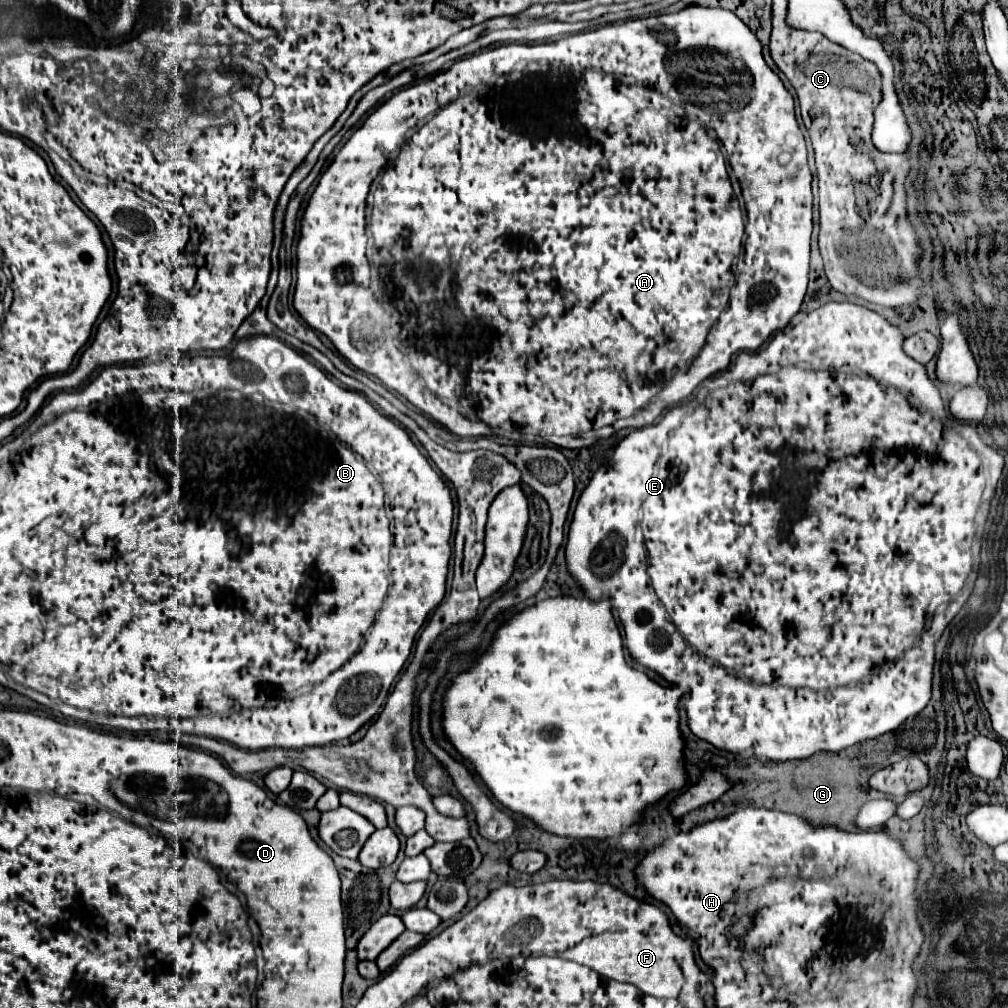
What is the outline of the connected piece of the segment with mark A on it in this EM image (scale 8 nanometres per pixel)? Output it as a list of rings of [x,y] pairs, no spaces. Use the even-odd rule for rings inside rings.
[[[693,5],[693,7],[687,7],[687,9],[683,9],[683,11],[679,11],[679,13],[669,13],[669,15],[653,15],[653,17],[645,17],[645,19],[633,19],[633,21],[625,21],[625,23],[621,23],[621,25],[619,25],[619,23],[613,23],[613,25],[605,25],[605,27],[601,27],[601,29],[597,29],[597,31],[591,31],[591,33],[583,33],[583,35],[571,35],[571,37],[565,37],[565,38],[563,38],[563,39],[560,39],[560,40],[558,40],[558,41],[556,41],[556,42],[553,42],[553,43],[547,43],[547,44],[541,44],[541,43],[539,43],[539,45],[519,45],[519,43],[511,43],[511,45],[501,45],[501,47],[497,47],[497,49],[487,49],[487,51],[481,51],[481,53],[475,53],[475,55],[471,55],[471,57],[467,57],[467,59],[461,59],[461,61],[457,61],[457,63],[455,63],[455,65],[453,65],[453,67],[451,67],[451,69],[447,69],[447,71],[441,71],[441,73],[437,73],[437,75],[433,75],[433,77],[427,77],[427,79],[423,79],[423,81],[421,81],[421,83],[417,83],[417,85],[411,85],[411,87],[407,87],[407,89],[403,89],[403,91],[399,91],[399,93],[395,93],[395,95],[393,95],[393,97],[389,97],[389,99],[387,99],[387,101],[385,101],[385,103],[381,103],[381,105],[379,105],[379,107],[377,107],[377,109],[375,109],[375,111],[373,111],[373,113],[371,113],[371,115],[369,115],[369,117],[367,117],[367,119],[365,119],[365,123],[363,123],[363,125],[361,125],[361,127],[359,127],[359,129],[357,129],[357,131],[355,131],[355,133],[353,133],[353,135],[351,135],[351,139],[349,139],[349,141],[347,141],[347,143],[345,143],[345,145],[343,145],[343,147],[341,147],[341,151],[339,151],[339,153],[337,153],[337,155],[335,155],[335,159],[333,159],[333,163],[331,163],[331,165],[329,165],[329,167],[327,167],[327,171],[325,171],[325,173],[323,173],[323,175],[321,175],[321,179],[319,179],[319,183],[317,183],[317,187],[315,187],[315,191],[313,191],[313,195],[311,195],[311,199],[309,199],[309,205],[307,205],[307,209],[305,209],[305,215],[303,215],[303,221],[301,221],[301,239],[299,239],[299,245],[297,245],[297,285],[295,285],[295,297],[293,297],[293,305],[295,305],[295,309],[297,309],[297,313],[299,313],[299,315],[301,315],[301,317],[303,317],[303,321],[305,321],[305,323],[307,323],[307,325],[309,325],[309,327],[311,327],[311,329],[315,329],[315,331],[319,331],[319,333],[323,333],[323,335],[327,335],[327,337],[329,337],[329,339],[331,339],[331,341],[333,341],[333,345],[335,345],[335,347],[337,347],[337,351],[339,351],[339,353],[341,353],[341,355],[343,355],[343,357],[345,357],[345,359],[347,359],[347,361],[349,361],[349,363],[351,363],[351,365],[353,365],[353,367],[357,367],[357,369],[359,369],[359,371],[365,371],[365,373],[369,373],[369,375],[373,375],[373,377],[377,377],[377,379],[379,379],[379,381],[383,381],[383,385],[385,385],[385,387],[387,387],[387,389],[393,389],[393,391],[397,391],[397,393],[399,393],[399,395],[403,395],[403,397],[405,397],[405,399],[407,399],[407,401],[409,401],[409,403],[413,403],[413,405],[415,405],[415,407],[417,407],[417,409],[419,409],[419,411],[423,411],[423,413],[425,413],[425,415],[429,415],[429,417],[433,417],[433,419],[435,419],[435,421],[439,421],[439,423],[441,423],[441,425],[443,425],[443,427],[447,427],[447,429],[449,429],[449,431],[451,431],[451,433],[453,433],[453,435],[457,435],[457,437],[483,437],[483,435],[485,435],[485,437],[487,437],[487,435],[493,435],[493,433],[495,433],[495,435],[499,435],[499,437],[505,437],[505,439],[511,439],[511,441],[531,441],[531,439],[533,439],[533,437],[545,437],[545,435],[583,435],[583,433],[587,433],[587,431],[591,431],[591,429],[599,429],[599,427],[605,427],[605,425],[613,425],[613,423],[615,423],[615,421],[617,421],[617,419],[625,419],[625,417],[631,417],[631,415],[635,415],[635,413],[637,413],[637,411],[639,411],[639,409],[641,409],[641,407],[645,407],[645,405],[647,405],[647,403],[649,403],[649,405],[647,405],[647,407],[645,407],[645,409],[643,409],[643,413],[641,413],[641,415],[637,415],[637,421],[639,421],[639,417],[643,417],[643,425],[649,425],[649,423],[653,423],[653,419],[655,419],[655,417],[657,417],[657,415],[659,415],[659,413],[661,413],[661,411],[663,411],[663,409],[665,409],[665,407],[667,407],[667,405],[671,405],[671,403],[677,403],[677,404],[675,404],[675,405],[673,405],[673,416],[675,416],[675,417],[677,417],[677,416],[678,416],[678,422],[681,422],[681,417],[685,417],[685,414],[686,414],[686,412],[688,412],[688,411],[686,411],[686,407],[687,407],[687,406],[686,406],[686,405],[688,405],[688,404],[689,404],[689,403],[690,403],[690,401],[689,401],[689,400],[690,400],[690,396],[689,396],[689,397],[688,397],[688,398],[686,398],[686,399],[685,399],[685,397],[687,397],[687,395],[691,395],[691,391],[693,391],[693,389],[695,389],[695,387],[697,387],[697,385],[699,385],[699,383],[701,383],[701,381],[705,381],[705,379],[707,379],[707,377],[711,377],[711,375],[713,375],[713,373],[717,373],[717,371],[723,371],[723,369],[727,369],[727,365],[729,365],[729,363],[731,363],[731,357],[733,357],[733,353],[737,353],[737,351],[739,351],[739,349],[741,349],[741,351],[743,351],[743,349],[747,349],[747,351],[753,351],[753,349],[757,349],[757,347],[761,347],[761,343],[765,343],[765,339],[767,339],[767,337],[769,337],[769,335],[771,335],[771,333],[773,333],[773,331],[779,331],[779,329],[783,329],[783,327],[785,327],[785,325],[787,325],[787,323],[789,323],[789,319],[791,319],[791,317],[793,317],[793,315],[795,315],[795,313],[797,313],[797,311],[799,311],[799,307],[801,307],[801,303],[803,303],[803,297],[805,297],[805,291],[807,291],[807,285],[808,285],[808,273],[809,273],[809,265],[810,265],[810,252],[811,252],[811,249],[810,249],[810,241],[811,241],[811,234],[812,234],[812,229],[813,229],[813,221],[812,221],[812,217],[813,217],[813,210],[812,210],[812,209],[813,209],[813,193],[812,193],[812,187],[811,187],[811,181],[813,181],[813,177],[811,177],[811,171],[810,171],[810,169],[809,169],[809,165],[807,165],[807,147],[805,147],[805,139],[803,139],[803,133],[801,133],[801,129],[799,129],[799,125],[797,125],[797,119],[795,119],[795,101],[793,101],[793,97],[791,97],[791,93],[789,93],[789,91],[787,91],[787,89],[785,89],[785,85],[783,85],[783,83],[781,83],[781,79],[779,79],[779,77],[777,77],[777,75],[775,75],[775,73],[773,73],[773,71],[771,71],[771,69],[769,69],[769,67],[767,67],[767,63],[765,63],[765,59],[763,59],[763,55],[761,55],[761,43],[759,43],[759,41],[757,41],[757,37],[755,37],[755,35],[753,35],[753,33],[751,33],[751,29],[749,29],[749,27],[747,27],[747,25],[745,25],[745,23],[743,23],[743,21],[741,21],[741,19],[739,19],[739,17],[737,17],[737,15],[735,15],[735,13],[731,13],[731,11],[725,11],[725,9],[705,9],[705,7],[697,7],[697,5]],[[697,111],[727,111],[727,113],[713,113],[713,117],[709,117],[709,125],[707,125],[707,127],[706,127],[706,126],[705,126],[705,125],[704,125],[704,126],[701,126],[701,121],[697,121]],[[521,133],[525,133],[525,193],[521,193]],[[727,163],[729,163],[729,167],[731,167],[731,173],[733,173],[733,175],[735,175],[735,179],[737,179],[737,181],[739,181],[739,185],[741,185],[741,193],[743,193],[743,199],[745,199],[745,211],[747,211],[747,225],[743,225],[743,213],[741,213],[741,209],[739,209],[739,201],[737,201],[737,197],[735,197],[735,193],[733,193],[733,189],[731,189],[731,181],[729,181],[729,173],[727,173]],[[365,229],[369,229],[369,231],[371,231],[371,235],[373,235],[373,251],[369,251],[369,249],[367,249],[367,241],[369,241],[369,235],[367,235],[367,233],[365,233]],[[743,233],[745,233],[745,271],[743,271],[743,273],[741,273],[741,275],[739,275],[739,277],[737,277],[737,285],[735,285],[735,287],[733,287],[733,281],[735,281],[735,275],[733,275],[733,273],[735,273],[735,267],[737,267],[737,265],[735,265],[735,263],[737,263],[737,257],[739,257],[739,253],[741,253],[741,239],[743,239]],[[671,377],[673,377],[673,383],[671,383],[671,385],[669,385],[669,387],[671,387],[671,389],[663,389],[663,387],[665,387],[665,383],[667,383],[667,381],[669,381],[669,379],[671,379]],[[509,381],[513,381],[513,401],[509,401]],[[435,393],[437,393],[437,395],[439,395],[439,397],[441,397],[441,399],[447,399],[447,401],[451,401],[451,403],[453,403],[453,405],[457,405],[457,407],[459,407],[459,411],[461,411],[461,413],[463,413],[463,415],[467,415],[467,417],[461,417],[461,413],[457,413],[457,411],[455,411],[455,409],[449,409],[449,407],[447,407],[447,405],[445,405],[445,403],[441,403],[441,401],[439,401],[439,399],[437,399],[437,395],[435,395]],[[471,417],[479,417],[479,419],[483,419],[483,421],[479,421],[479,423],[489,423],[489,425],[487,425],[487,427],[477,427],[477,421],[473,421],[473,419],[471,419]]]

